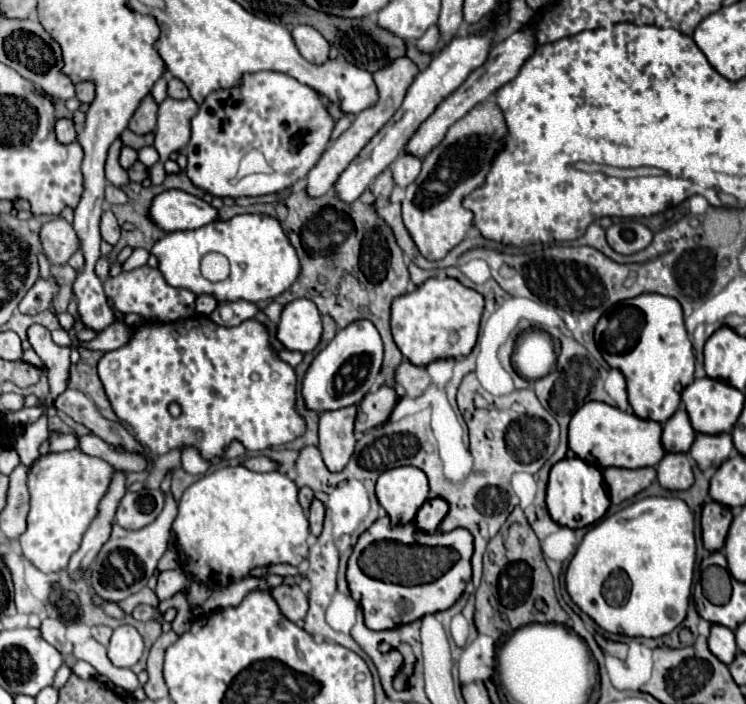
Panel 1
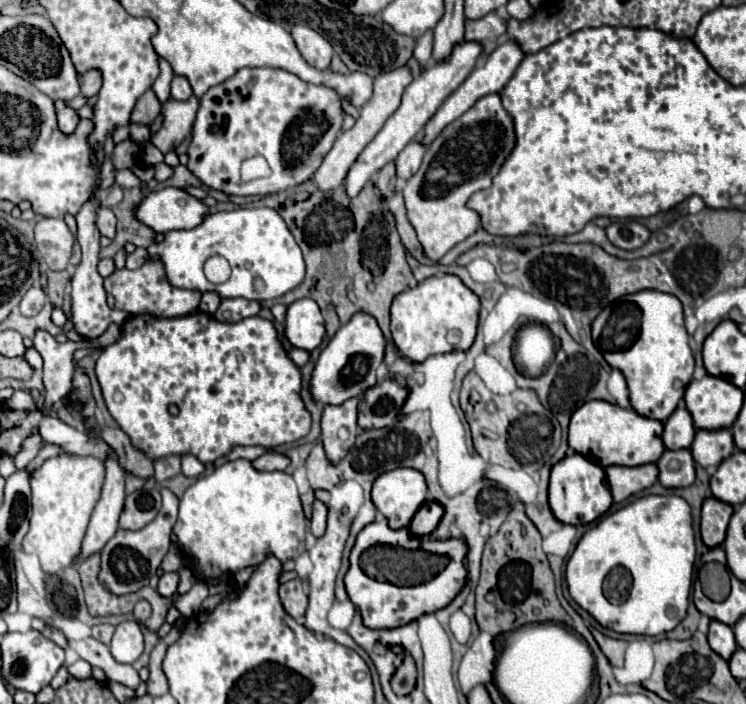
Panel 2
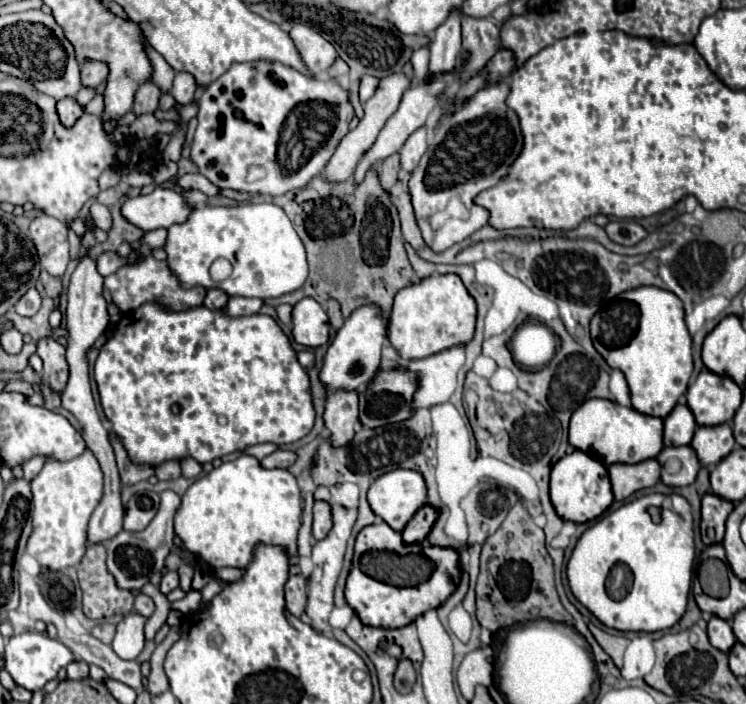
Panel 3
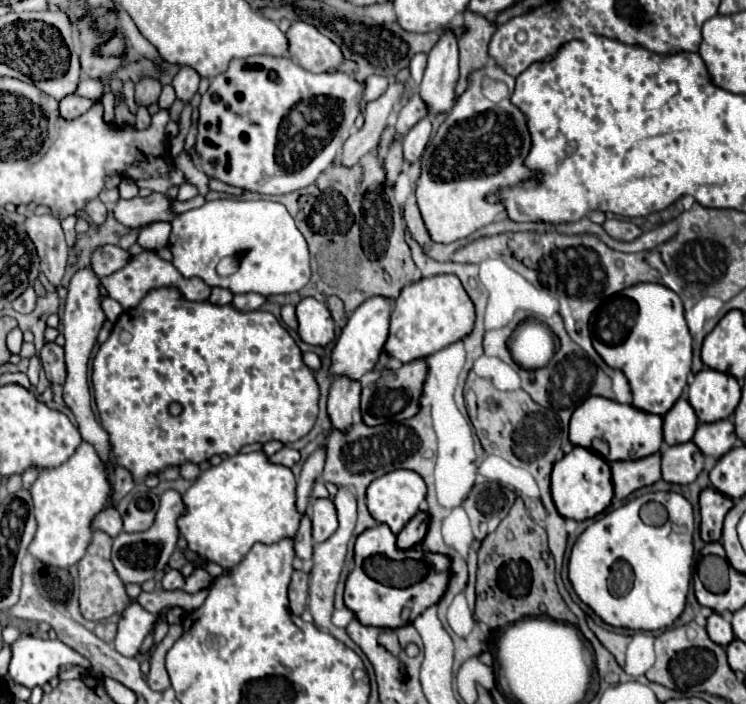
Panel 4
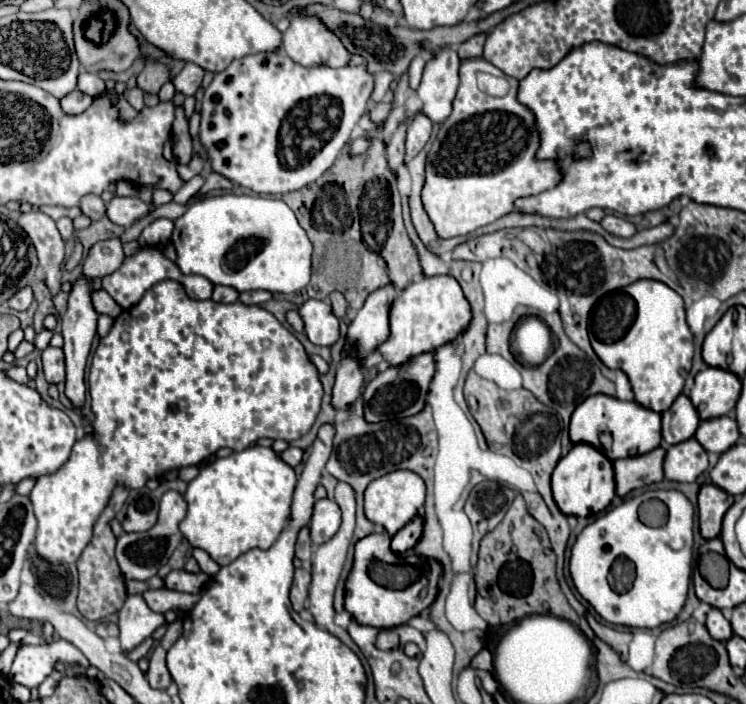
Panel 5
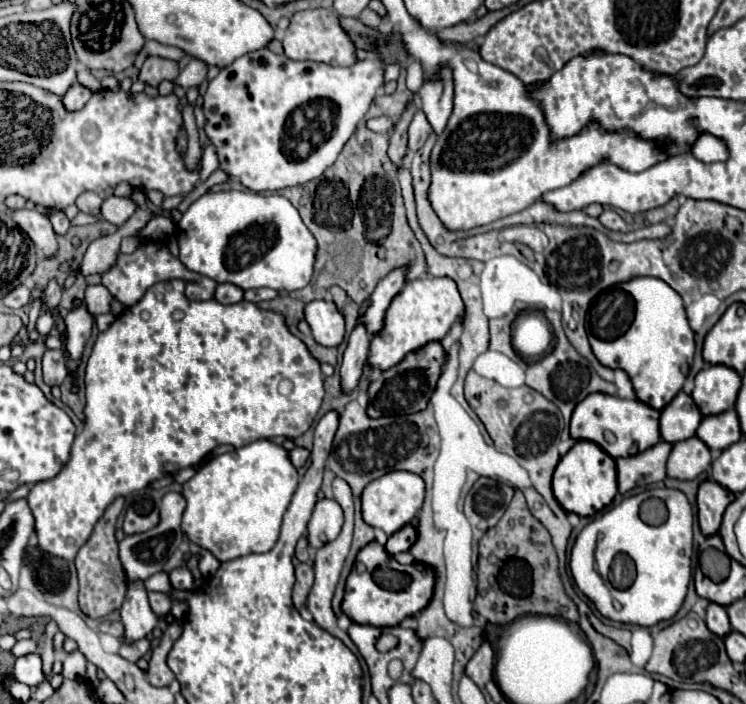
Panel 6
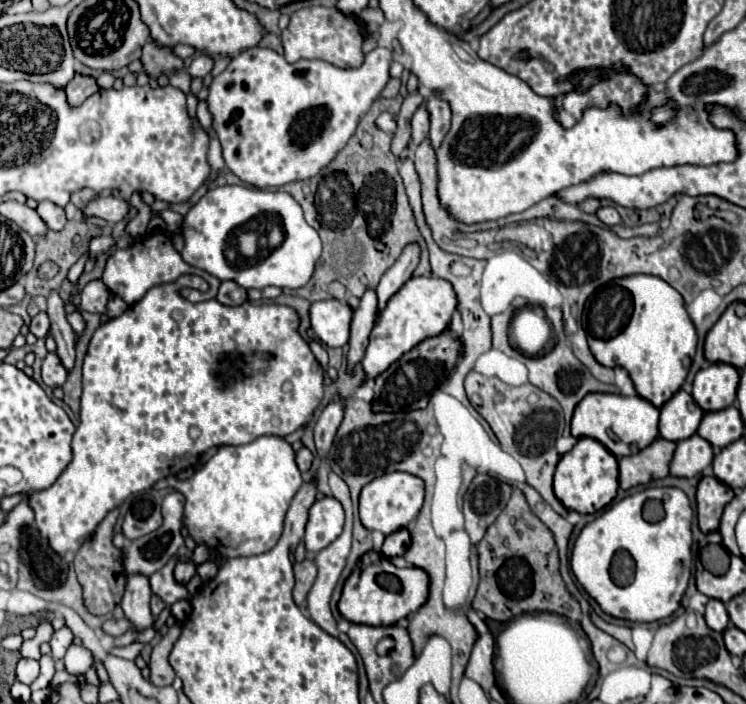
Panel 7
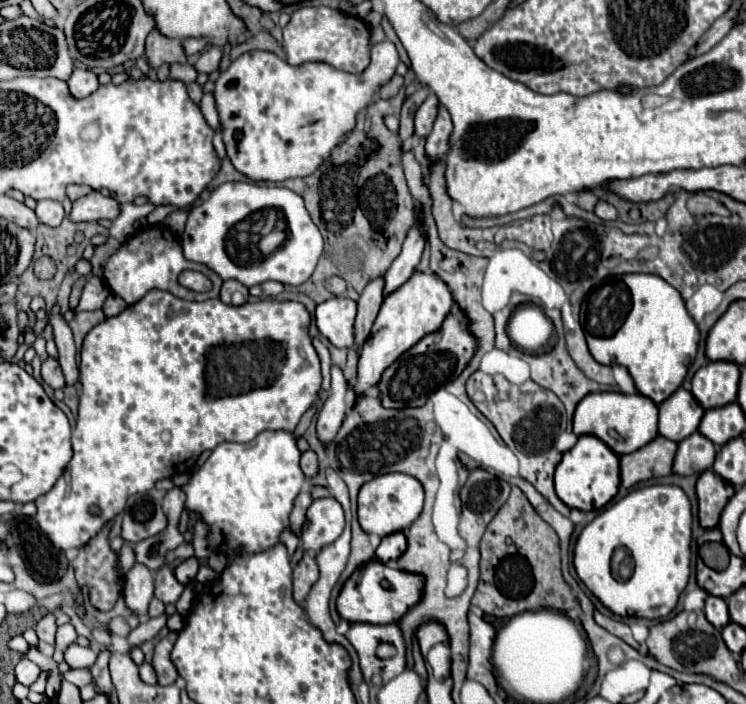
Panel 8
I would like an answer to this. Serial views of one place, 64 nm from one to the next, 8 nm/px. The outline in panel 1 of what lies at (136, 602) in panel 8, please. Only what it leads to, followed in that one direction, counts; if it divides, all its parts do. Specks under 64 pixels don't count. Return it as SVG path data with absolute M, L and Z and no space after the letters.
M120 626L114 630L108 644L108 658L118 668L132 668L142 656L144 644L134 626Z

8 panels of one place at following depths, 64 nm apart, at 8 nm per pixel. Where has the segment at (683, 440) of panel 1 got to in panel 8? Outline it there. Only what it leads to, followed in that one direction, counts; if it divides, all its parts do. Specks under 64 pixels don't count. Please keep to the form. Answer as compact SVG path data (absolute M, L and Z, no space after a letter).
M678 388L658 408L658 432L674 442L680 442L694 434L704 416L704 408L700 408L700 404L696 404L696 398L684 388Z

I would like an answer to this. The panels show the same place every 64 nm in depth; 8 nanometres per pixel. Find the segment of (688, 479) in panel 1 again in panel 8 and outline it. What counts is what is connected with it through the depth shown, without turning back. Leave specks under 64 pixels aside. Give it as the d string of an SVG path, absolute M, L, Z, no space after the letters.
M694 432L692 436L678 442L678 452L674 458L672 472L678 476L700 474L712 468L714 456L716 456L714 444L708 438L700 436L700 432Z

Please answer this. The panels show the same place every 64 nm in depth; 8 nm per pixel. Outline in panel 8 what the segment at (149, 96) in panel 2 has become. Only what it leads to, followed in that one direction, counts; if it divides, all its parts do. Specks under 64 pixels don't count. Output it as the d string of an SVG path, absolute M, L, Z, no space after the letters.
M152 30L146 40L144 58L146 58L148 66L152 66L156 70L162 64L186 64L186 56L182 52L180 40L160 36L160 32L156 32L156 30Z

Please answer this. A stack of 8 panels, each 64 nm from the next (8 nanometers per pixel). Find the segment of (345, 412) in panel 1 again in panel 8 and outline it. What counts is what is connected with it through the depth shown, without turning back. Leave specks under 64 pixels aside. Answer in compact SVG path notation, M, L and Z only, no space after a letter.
M372 280L368 282L368 286L364 288L364 292L360 294L358 300L358 312L356 312L356 322L354 322L354 338L356 338L356 348L362 350L364 342L368 340L370 328L378 316L378 310L384 302L384 298L380 296L380 288L384 286L384 280Z

